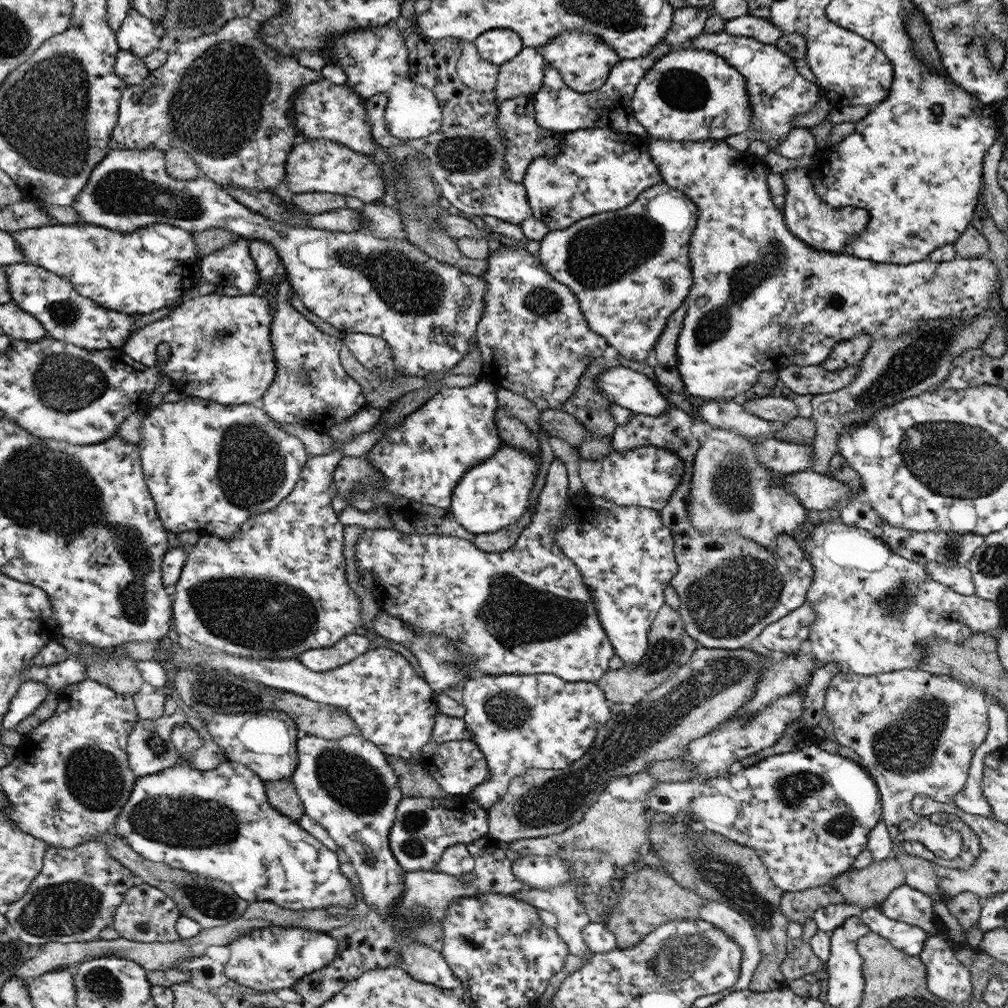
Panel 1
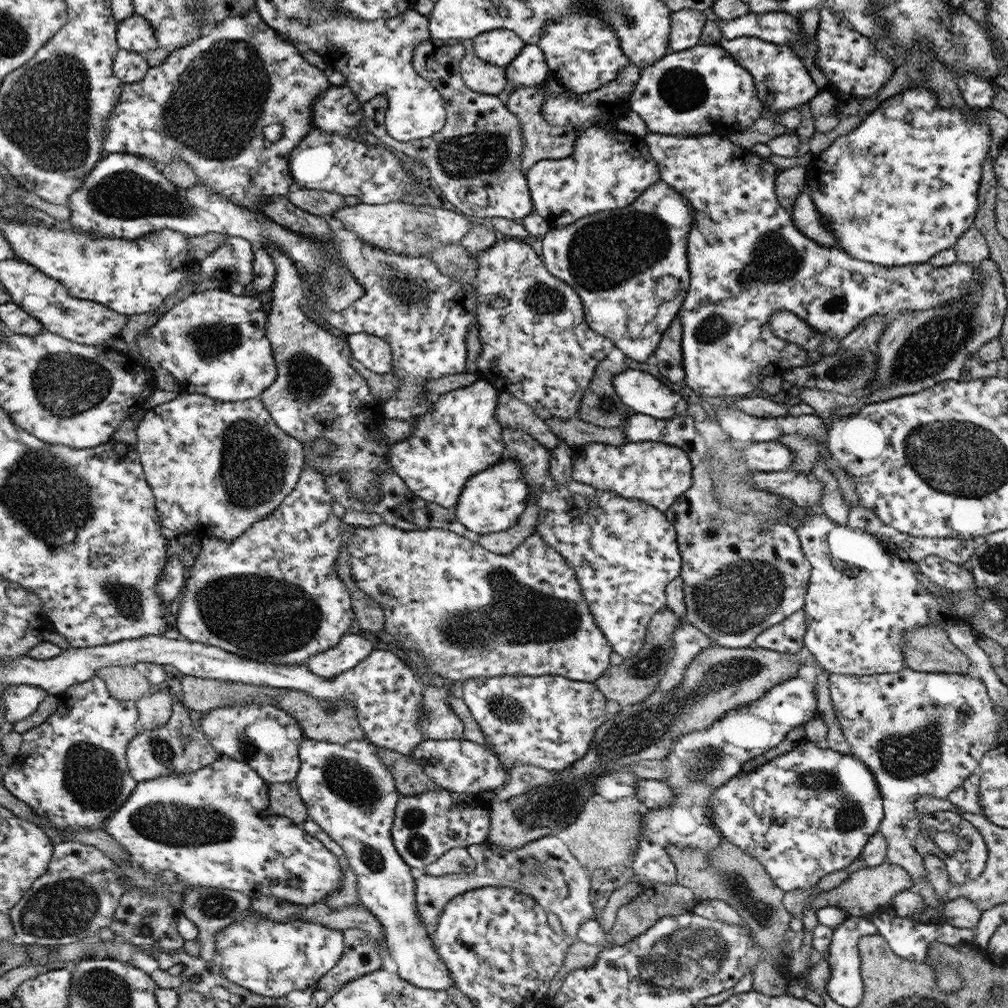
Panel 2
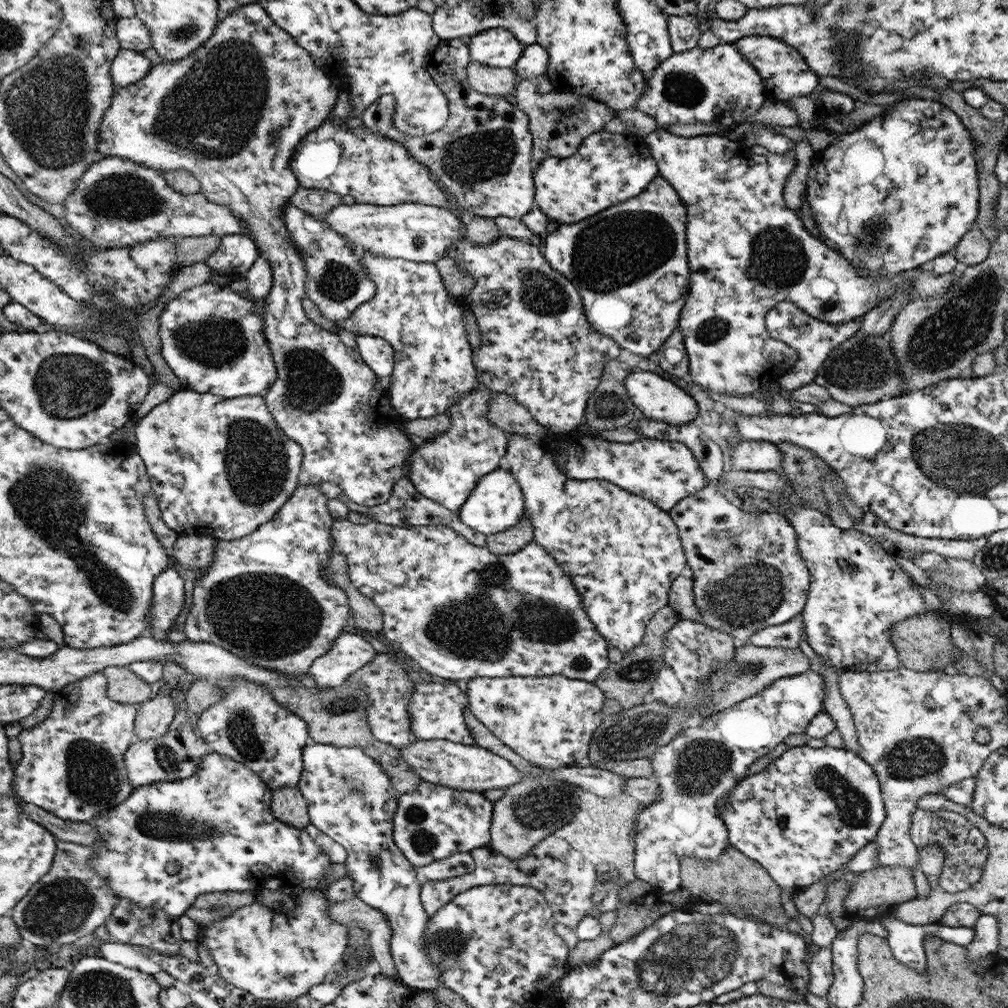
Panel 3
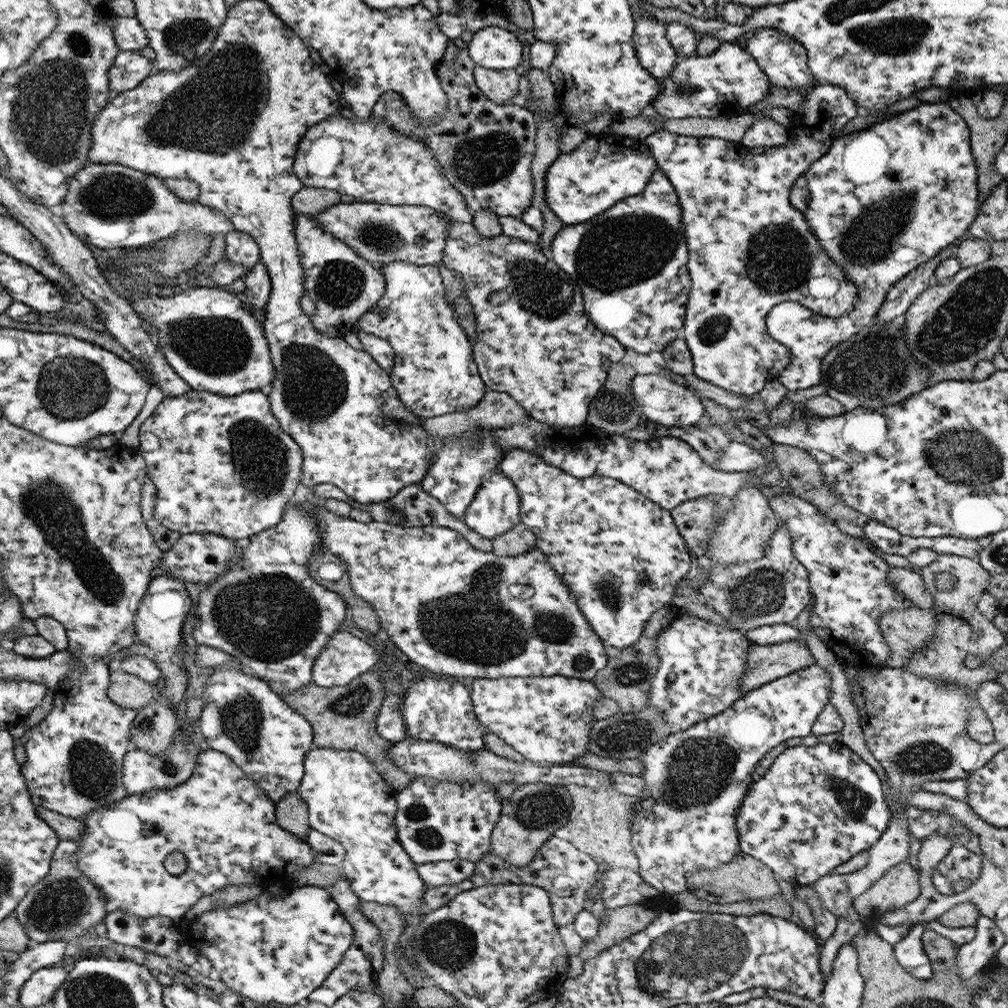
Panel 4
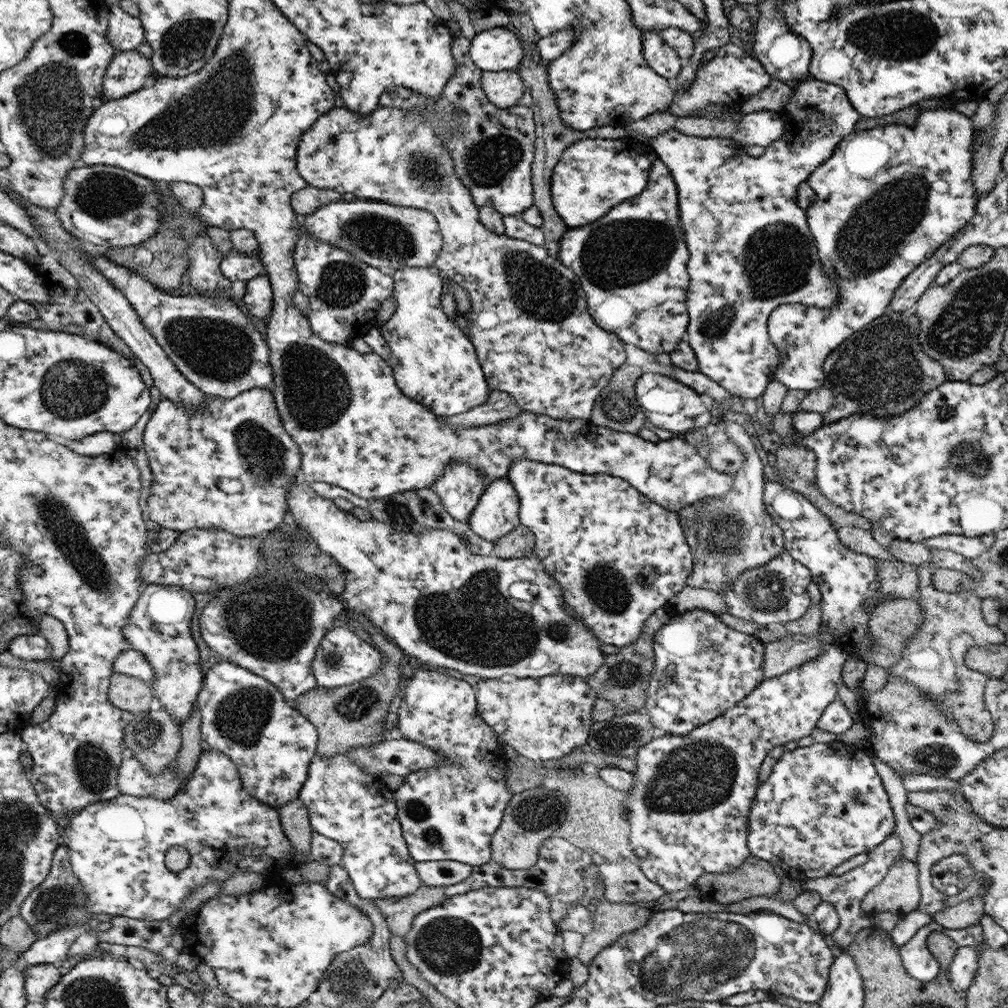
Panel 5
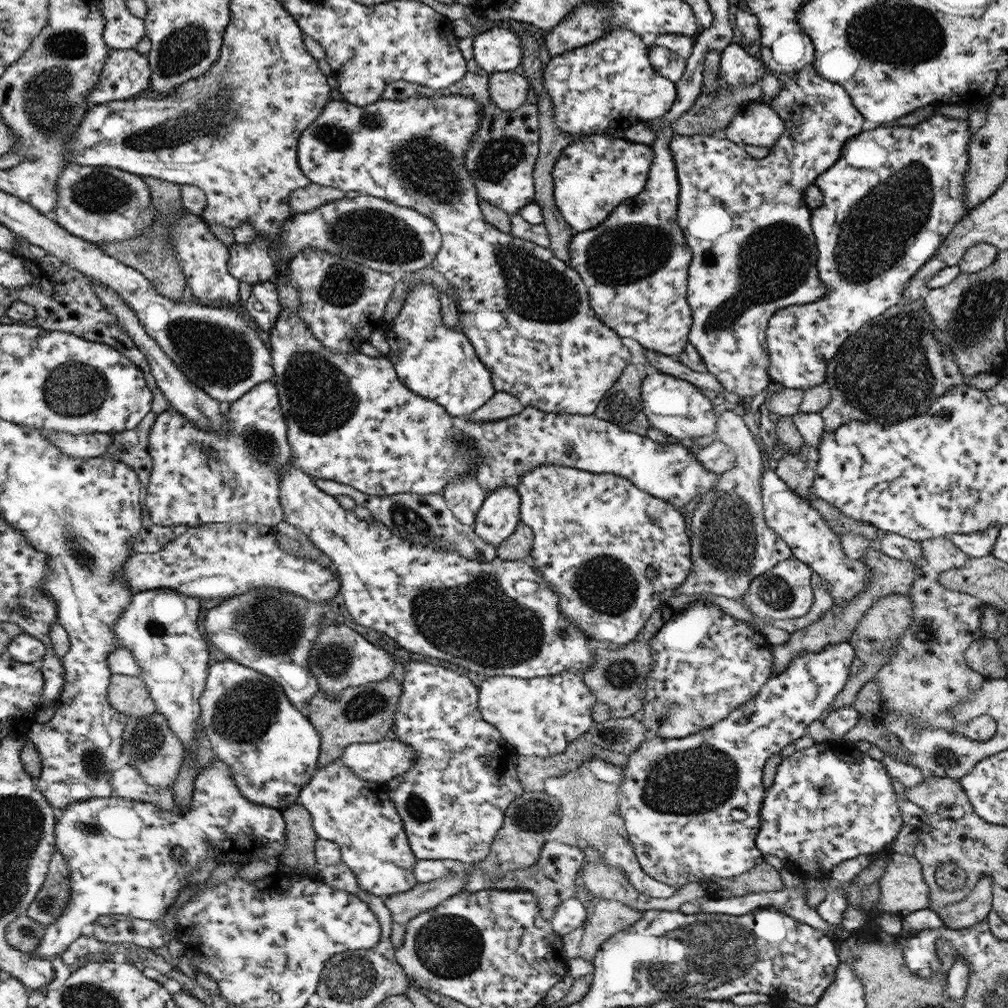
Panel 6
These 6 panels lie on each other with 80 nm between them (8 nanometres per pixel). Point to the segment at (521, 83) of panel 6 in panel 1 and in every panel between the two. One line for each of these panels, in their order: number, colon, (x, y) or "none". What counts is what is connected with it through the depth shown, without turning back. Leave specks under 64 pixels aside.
1: (477, 73)
2: (479, 75)
3: (500, 82)
4: (501, 86)
5: (504, 88)

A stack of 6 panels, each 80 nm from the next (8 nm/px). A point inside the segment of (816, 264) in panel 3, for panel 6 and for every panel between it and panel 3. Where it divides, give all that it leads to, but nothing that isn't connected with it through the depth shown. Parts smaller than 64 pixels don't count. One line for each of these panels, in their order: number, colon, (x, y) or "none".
4: (750, 249)
5: (752, 251)
6: (754, 252)

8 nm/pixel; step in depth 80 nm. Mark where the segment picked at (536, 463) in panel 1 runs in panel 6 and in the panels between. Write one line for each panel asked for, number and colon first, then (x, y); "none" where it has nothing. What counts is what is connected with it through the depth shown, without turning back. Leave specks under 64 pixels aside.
2: (493, 500)
3: (497, 503)
4: (497, 507)
5: (497, 514)
6: (501, 513)

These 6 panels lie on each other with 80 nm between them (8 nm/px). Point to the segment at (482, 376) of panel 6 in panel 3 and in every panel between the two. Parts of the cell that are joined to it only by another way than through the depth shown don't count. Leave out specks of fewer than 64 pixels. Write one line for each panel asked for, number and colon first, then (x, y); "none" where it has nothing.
3: (413, 311)
4: (435, 373)
5: (434, 361)

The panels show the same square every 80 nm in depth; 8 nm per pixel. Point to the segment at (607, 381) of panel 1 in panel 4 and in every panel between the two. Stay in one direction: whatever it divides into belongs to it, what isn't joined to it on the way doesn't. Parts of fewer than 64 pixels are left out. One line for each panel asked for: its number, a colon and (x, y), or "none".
2: (644, 394)
3: (656, 398)
4: (665, 402)

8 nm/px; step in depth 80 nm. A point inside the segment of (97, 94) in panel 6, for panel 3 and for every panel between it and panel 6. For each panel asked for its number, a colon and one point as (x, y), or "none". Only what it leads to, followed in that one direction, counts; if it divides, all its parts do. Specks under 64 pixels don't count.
3: (130, 66)
4: (130, 68)
5: (128, 70)

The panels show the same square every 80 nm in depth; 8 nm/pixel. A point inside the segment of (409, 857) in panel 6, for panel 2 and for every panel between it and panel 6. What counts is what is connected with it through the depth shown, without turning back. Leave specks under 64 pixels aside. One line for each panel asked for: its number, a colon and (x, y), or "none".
2: (348, 790)
3: (349, 797)
4: (347, 799)
5: (357, 809)

